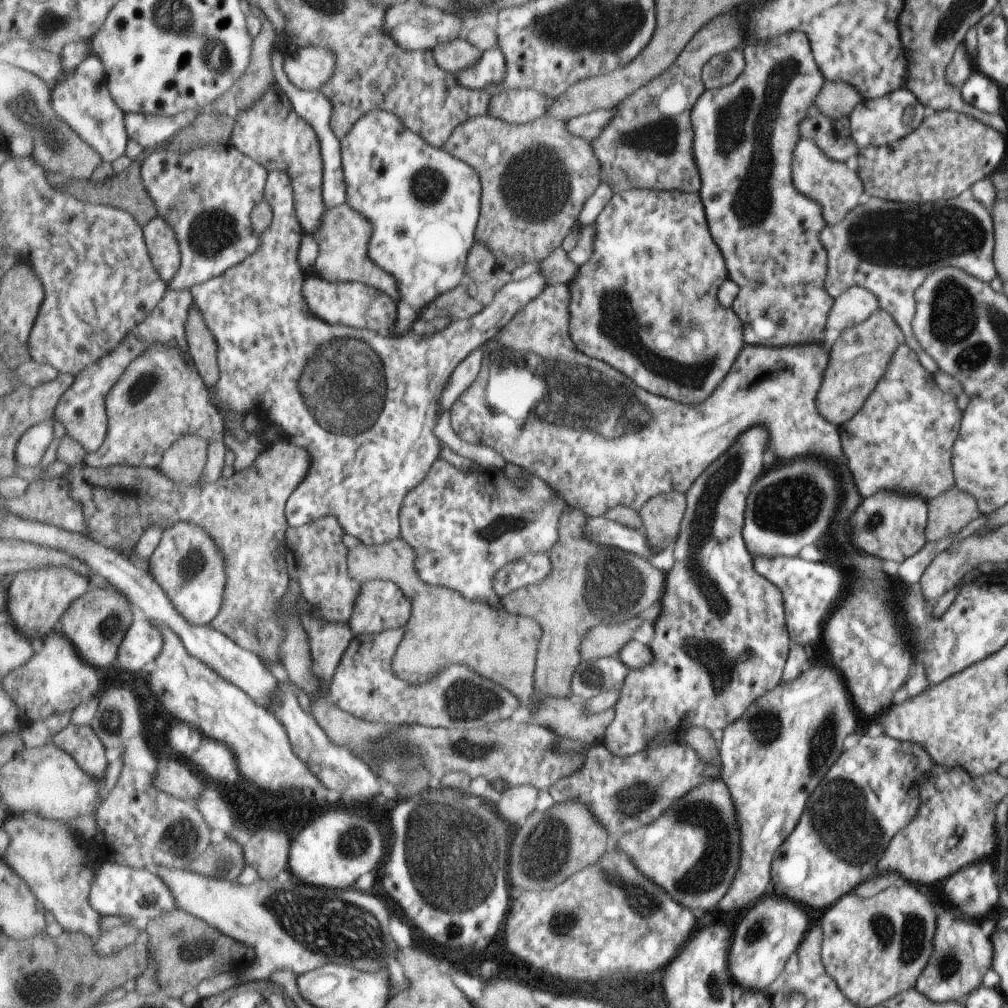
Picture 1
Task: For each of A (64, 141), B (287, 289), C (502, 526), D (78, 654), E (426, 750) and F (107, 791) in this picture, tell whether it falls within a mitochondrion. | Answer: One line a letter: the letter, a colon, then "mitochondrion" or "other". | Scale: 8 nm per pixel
A: mitochondrion
B: other
C: mitochondrion
D: other
E: mitochondrion
F: other

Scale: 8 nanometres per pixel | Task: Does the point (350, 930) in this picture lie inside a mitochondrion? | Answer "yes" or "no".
yes

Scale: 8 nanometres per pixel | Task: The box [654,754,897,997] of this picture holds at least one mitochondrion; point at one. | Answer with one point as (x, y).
(840, 813)

